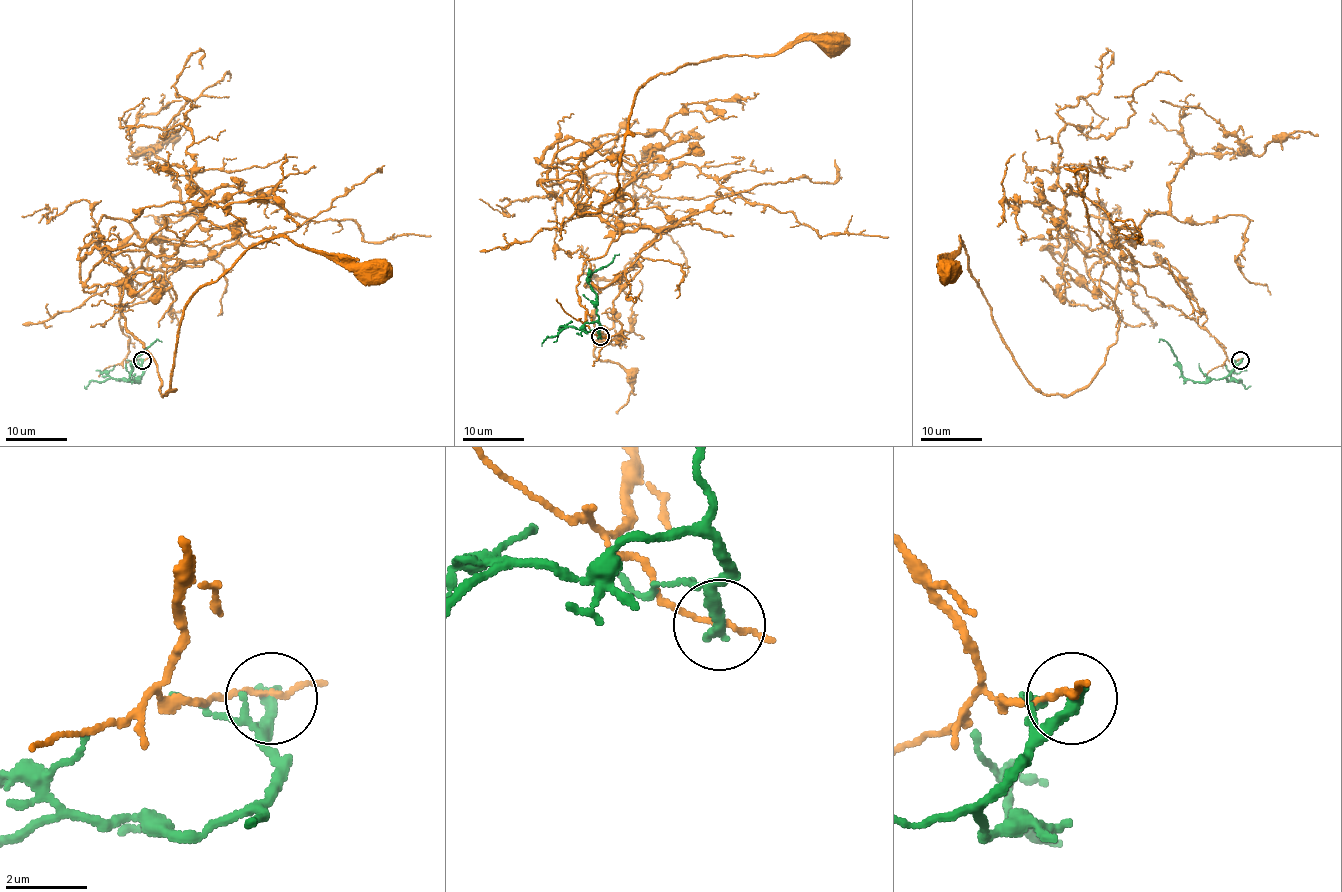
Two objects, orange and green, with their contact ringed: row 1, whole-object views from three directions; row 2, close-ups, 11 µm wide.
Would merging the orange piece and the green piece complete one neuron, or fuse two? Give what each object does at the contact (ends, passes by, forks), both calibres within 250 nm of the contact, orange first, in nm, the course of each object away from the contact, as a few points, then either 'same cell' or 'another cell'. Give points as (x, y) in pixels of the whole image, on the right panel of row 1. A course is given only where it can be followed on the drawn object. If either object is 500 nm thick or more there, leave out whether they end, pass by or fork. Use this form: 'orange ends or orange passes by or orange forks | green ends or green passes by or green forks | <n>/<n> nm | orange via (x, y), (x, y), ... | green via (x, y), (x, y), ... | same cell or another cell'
orange passes by | green ends | 110/340 nm | orange via (1240, 360), (1121, 269), (1119, 327), (1102, 368), (1067, 395), (1042, 394), (1000, 334), (960, 236), (948, 265) | green via (1240, 360), (1229, 374), (1218, 380), (1197, 381), (1186, 378), (1172, 347), (1164, 340), (1158, 341) | another cell

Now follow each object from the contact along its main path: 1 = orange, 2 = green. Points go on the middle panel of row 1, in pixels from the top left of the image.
1: (600, 335), (583, 323), (578, 277), (622, 233), (577, 210), (614, 198), (634, 96), (721, 55), (831, 43)
2: (600, 335), (595, 292), (588, 281), (589, 275), (605, 267), (619, 253)

